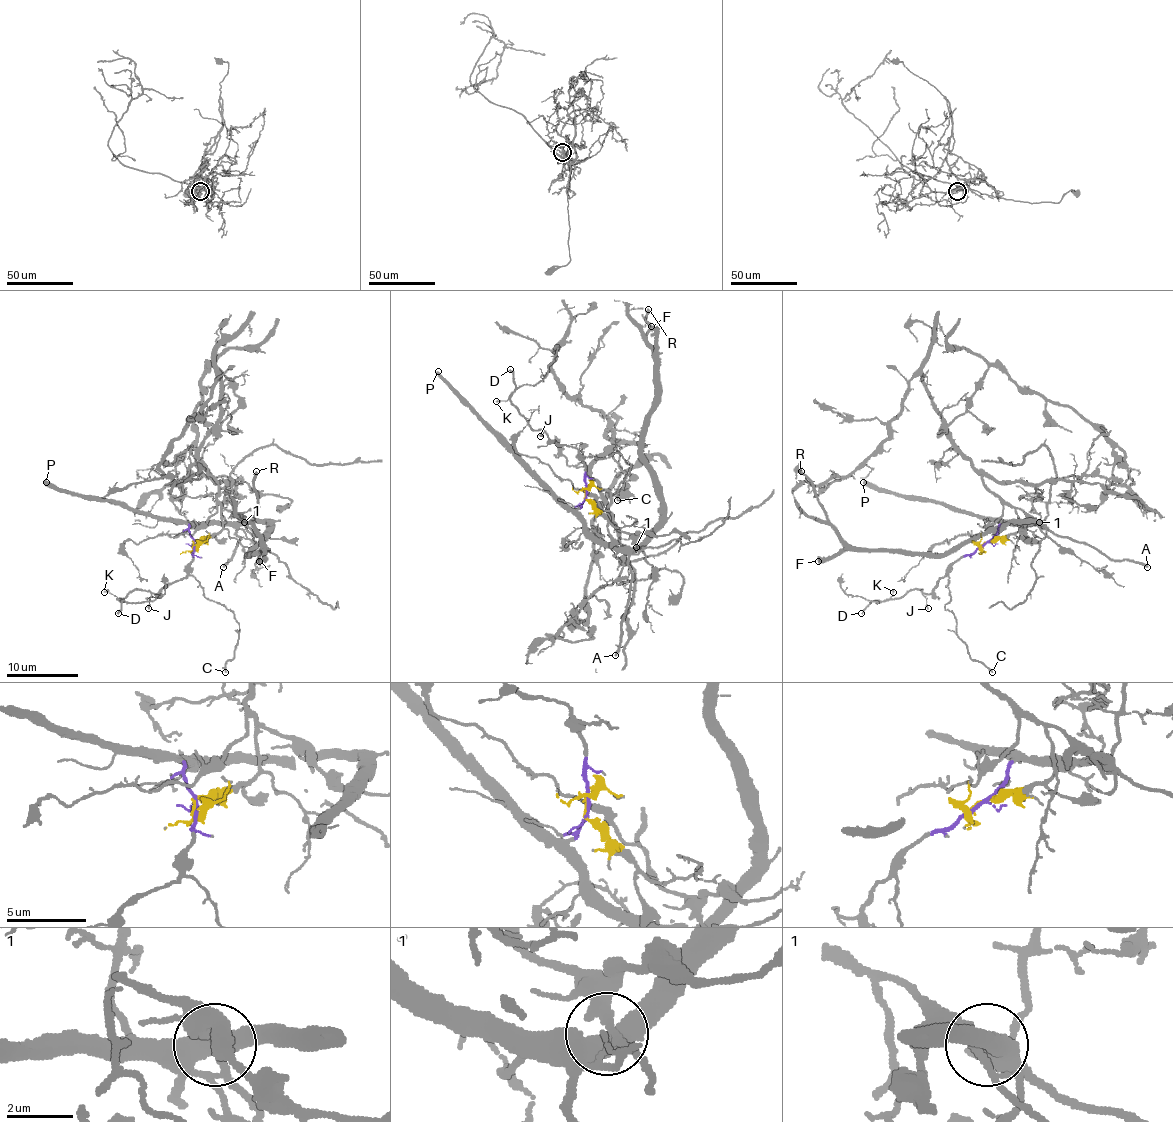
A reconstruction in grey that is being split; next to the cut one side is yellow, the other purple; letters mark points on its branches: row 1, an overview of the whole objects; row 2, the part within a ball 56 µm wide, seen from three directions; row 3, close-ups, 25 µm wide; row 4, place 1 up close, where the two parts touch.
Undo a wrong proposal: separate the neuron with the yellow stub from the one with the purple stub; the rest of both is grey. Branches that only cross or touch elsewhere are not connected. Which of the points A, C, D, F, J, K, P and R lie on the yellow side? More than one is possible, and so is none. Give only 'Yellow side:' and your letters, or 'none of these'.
Yellow side: none of these

